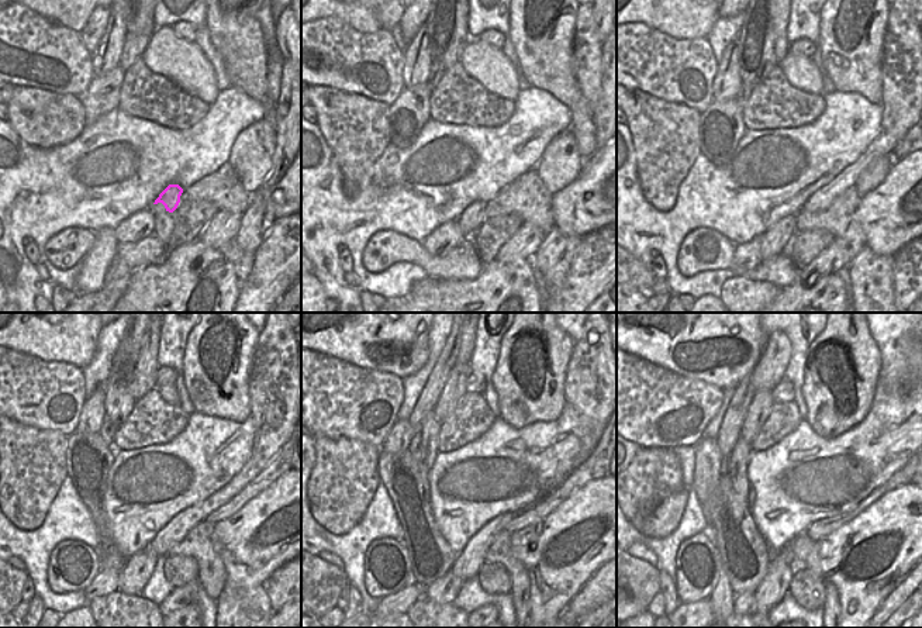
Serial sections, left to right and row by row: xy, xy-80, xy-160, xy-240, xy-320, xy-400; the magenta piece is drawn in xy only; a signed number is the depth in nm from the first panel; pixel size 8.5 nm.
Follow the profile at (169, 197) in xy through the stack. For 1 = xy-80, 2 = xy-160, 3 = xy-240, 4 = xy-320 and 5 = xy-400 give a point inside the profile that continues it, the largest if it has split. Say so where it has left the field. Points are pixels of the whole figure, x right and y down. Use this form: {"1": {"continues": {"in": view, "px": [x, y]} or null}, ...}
{"1": {"continues": {"in": "xy-80", "px": [469, 221]}}, "2": {"continues": {"in": "xy-160", "px": [772, 242]}}, "3": {"continues": {"in": "xy-240", "px": [133, 579]}}, "4": {"continues": {"in": "xy-320", "px": [444, 590]}}, "5": {"continues": {"in": "xy-400", "px": [746, 599]}}}

